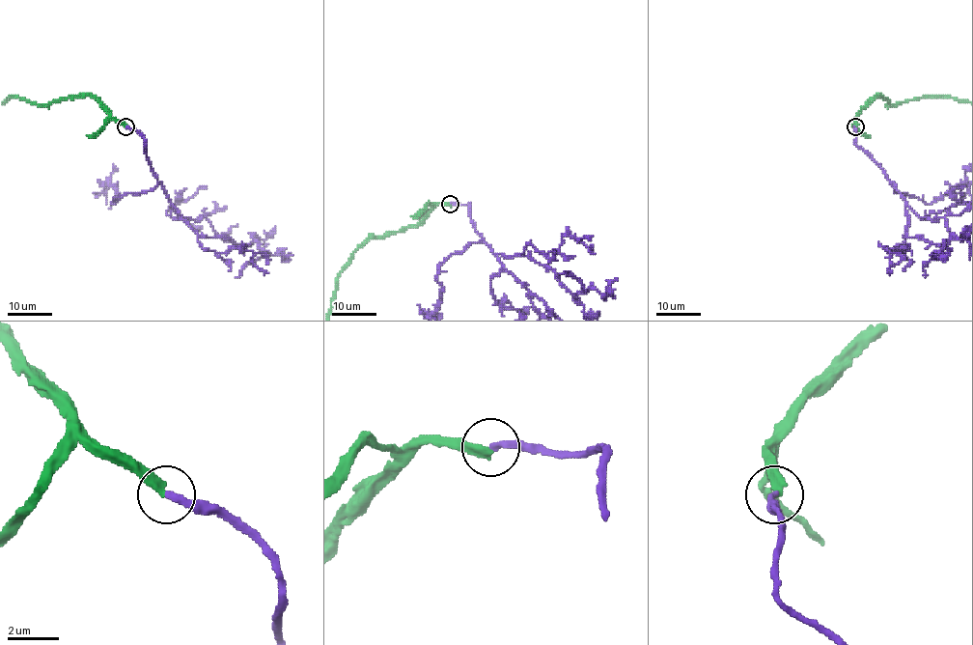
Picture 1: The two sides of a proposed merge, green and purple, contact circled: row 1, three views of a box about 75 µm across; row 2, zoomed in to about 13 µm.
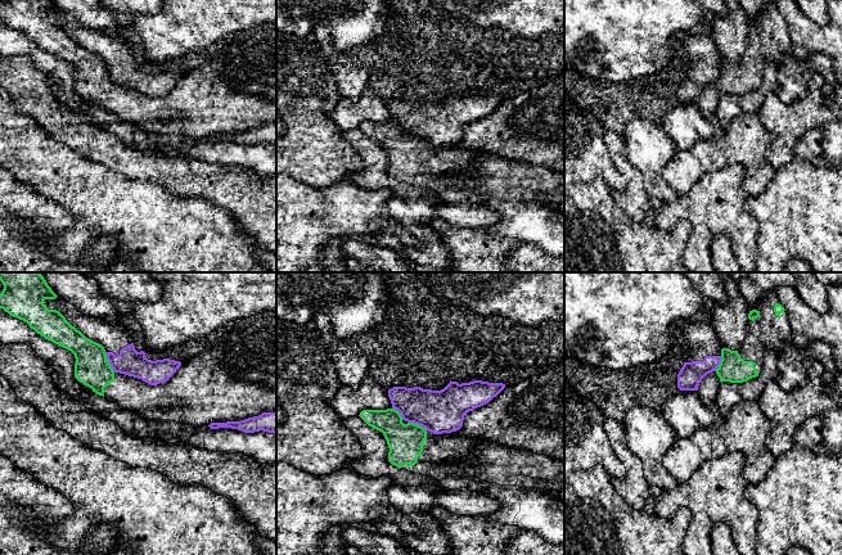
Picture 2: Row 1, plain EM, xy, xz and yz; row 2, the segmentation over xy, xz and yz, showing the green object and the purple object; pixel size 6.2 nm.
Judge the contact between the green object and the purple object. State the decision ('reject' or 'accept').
reject

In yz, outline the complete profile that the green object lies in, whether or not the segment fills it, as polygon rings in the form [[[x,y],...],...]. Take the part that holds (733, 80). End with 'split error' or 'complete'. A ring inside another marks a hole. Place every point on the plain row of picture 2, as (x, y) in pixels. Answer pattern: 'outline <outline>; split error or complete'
outline [[[775,5],[765,6],[758,14],[748,17],[748,23],[749,32],[747,37],[747,48],[740,62],[731,63],[729,60],[722,60],[719,80],[707,86],[698,98],[697,104],[699,110],[707,118],[715,118],[716,103],[721,94],[743,95],[758,89],[762,84],[764,64],[770,62],[778,67],[783,64],[788,55],[792,55],[792,40],[789,31]]]; split error

